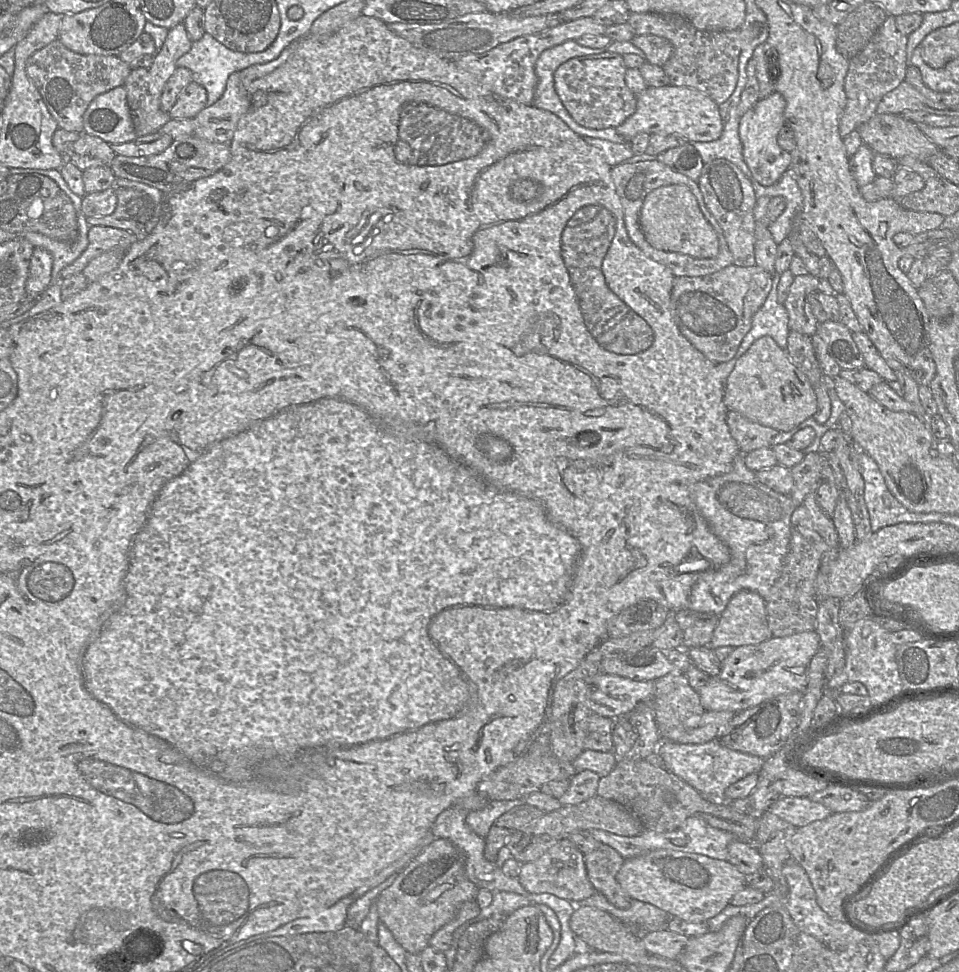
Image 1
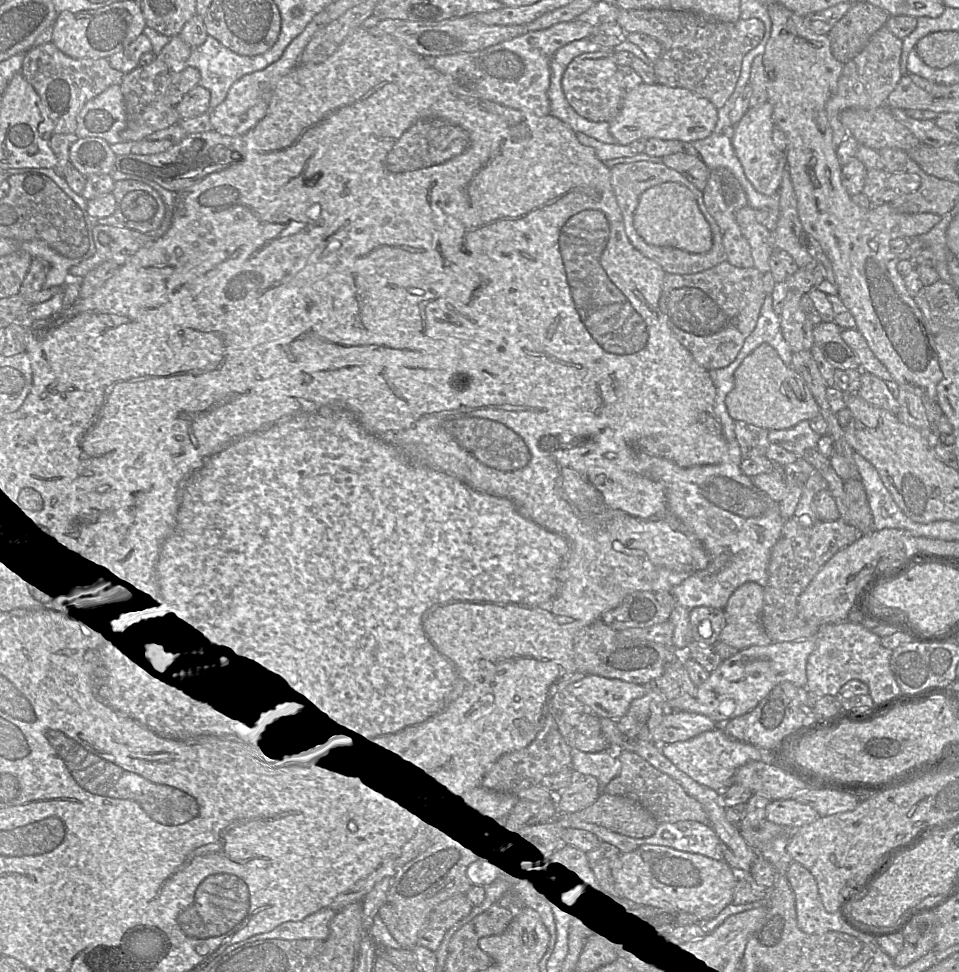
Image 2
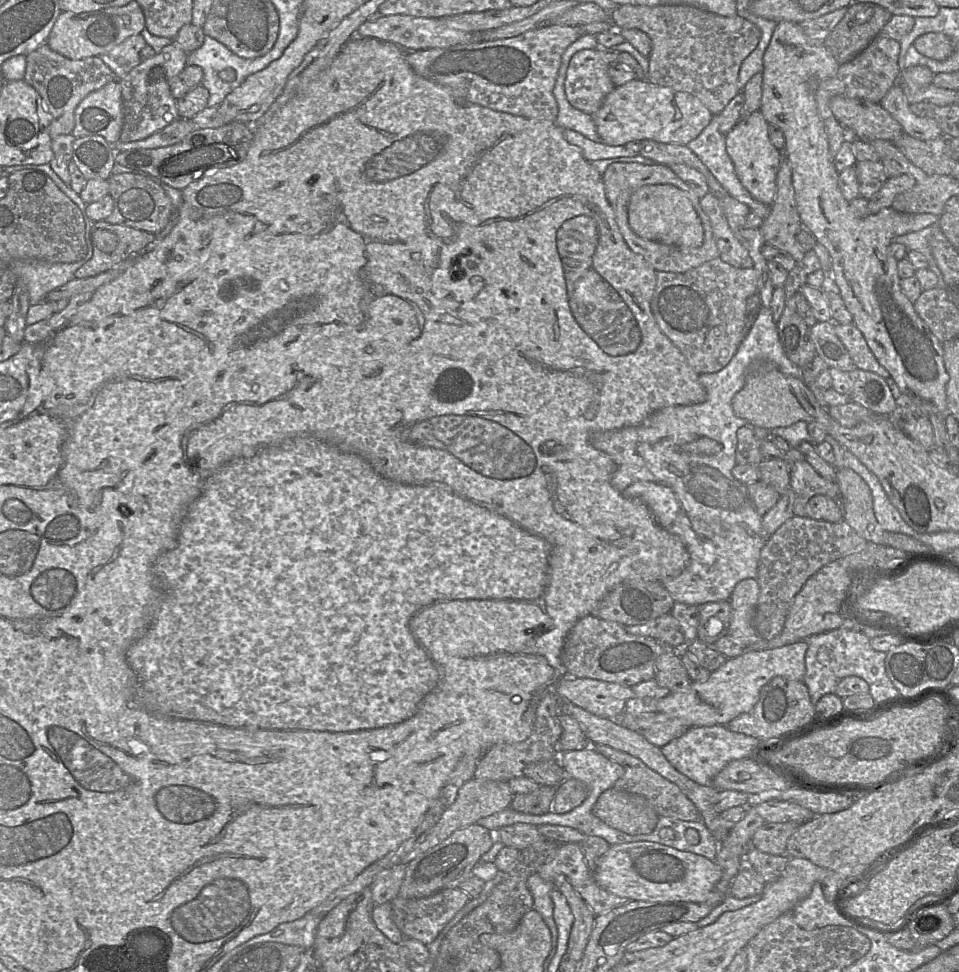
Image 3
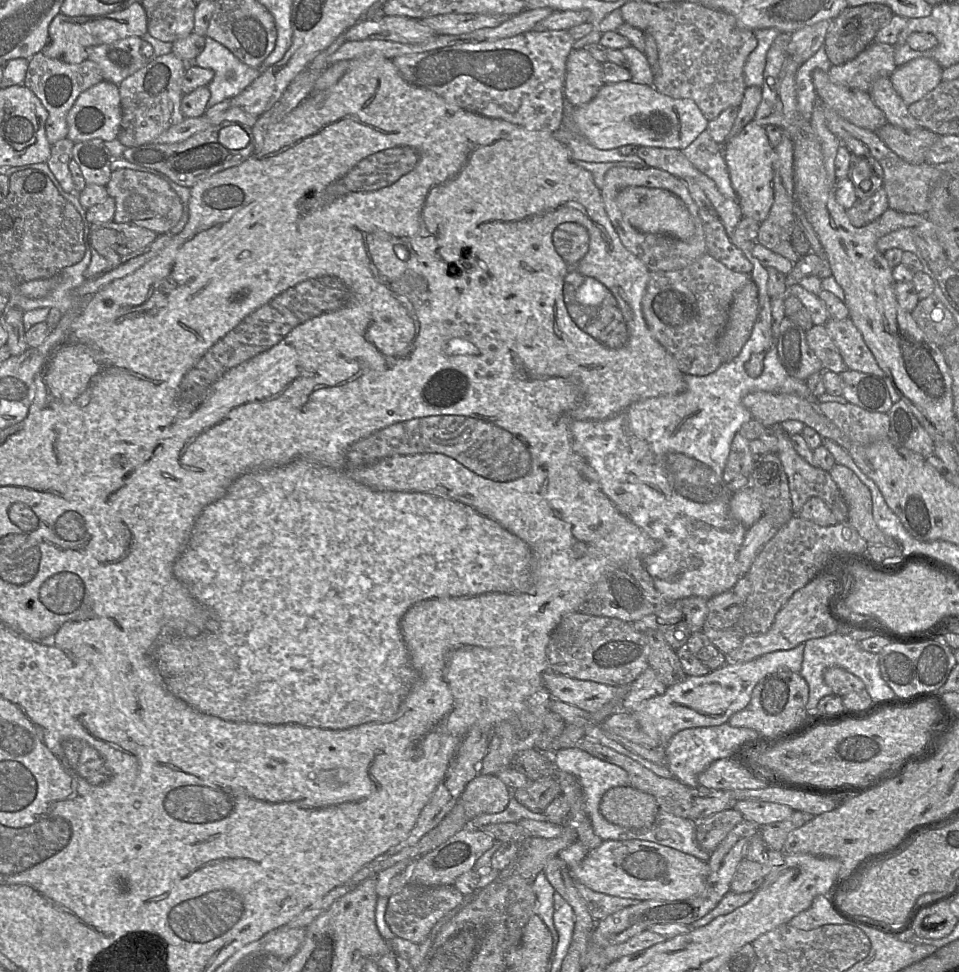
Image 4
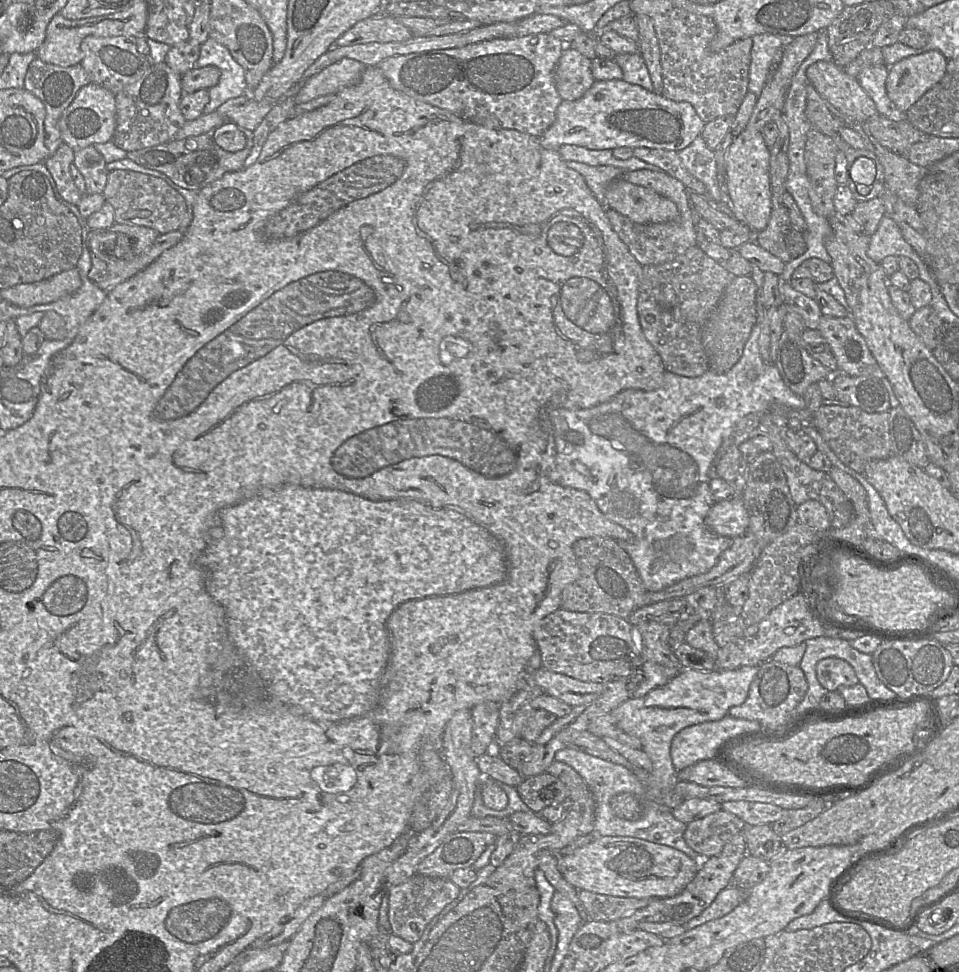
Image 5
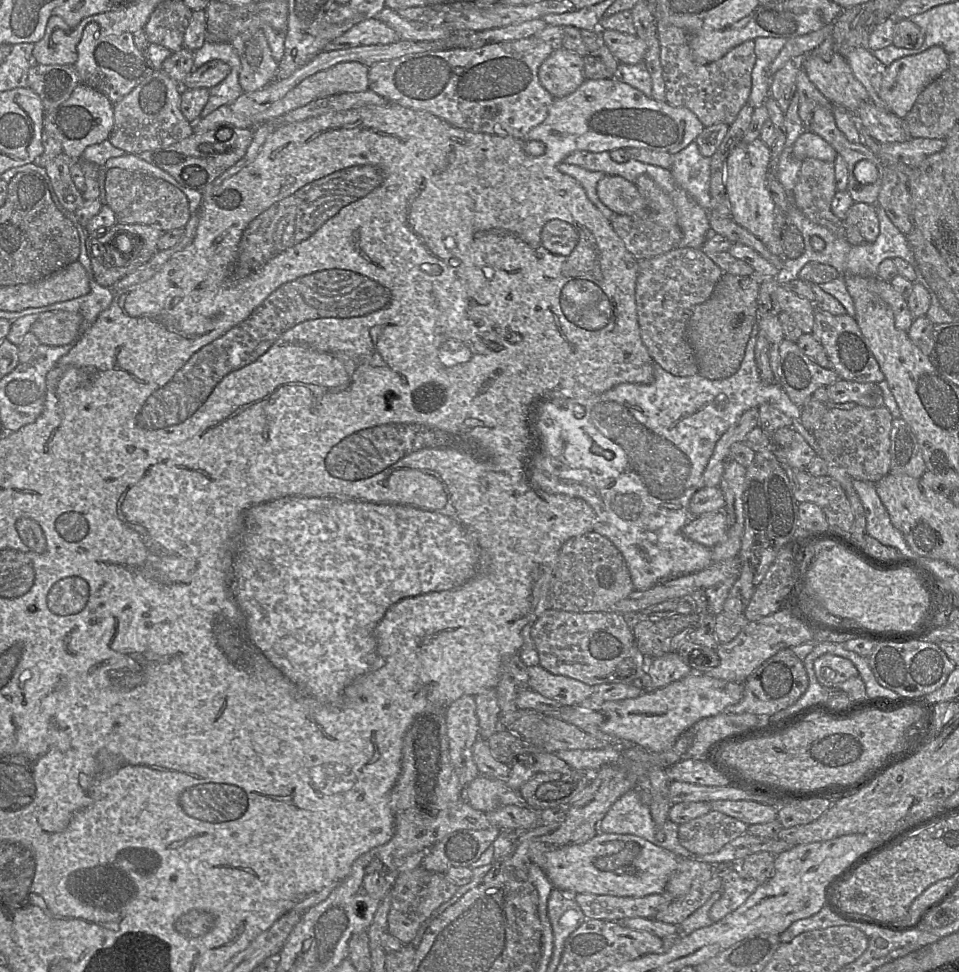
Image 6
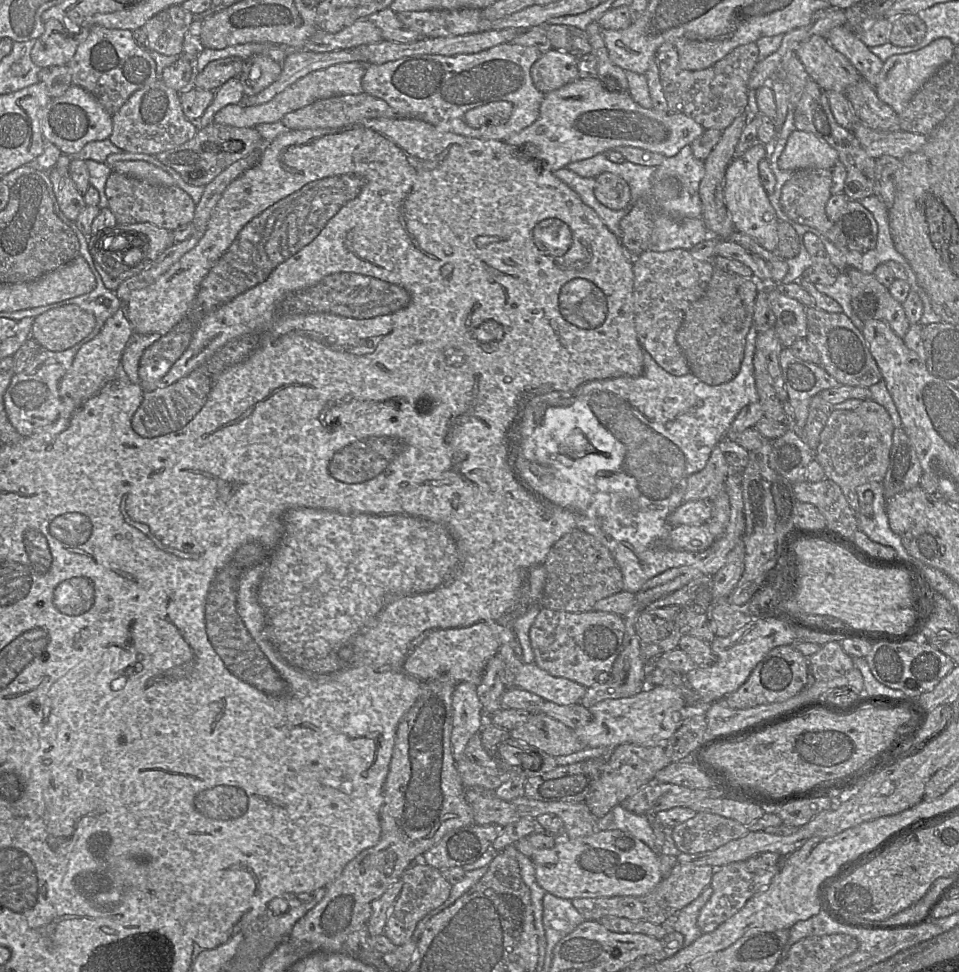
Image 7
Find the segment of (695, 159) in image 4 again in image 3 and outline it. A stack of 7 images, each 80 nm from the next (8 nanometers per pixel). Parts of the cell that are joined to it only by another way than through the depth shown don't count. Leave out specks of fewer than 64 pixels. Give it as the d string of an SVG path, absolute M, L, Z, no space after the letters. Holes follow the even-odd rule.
M718 116L701 134L686 146L701 160L730 196L747 205L751 211L765 219L770 206L755 200L737 177L734 164L726 151L726 135L721 133Z

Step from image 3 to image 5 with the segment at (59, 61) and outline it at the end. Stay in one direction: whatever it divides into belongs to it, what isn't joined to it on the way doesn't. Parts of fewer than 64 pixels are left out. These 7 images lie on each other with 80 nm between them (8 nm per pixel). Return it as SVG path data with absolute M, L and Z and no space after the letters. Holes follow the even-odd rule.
M36 57L29 65L24 80L24 88L38 97L45 106L44 143L49 151L49 155L53 155L64 143L59 129L59 119L62 113L71 104L78 91L89 83L91 83L91 78L80 63L62 67L45 63Z

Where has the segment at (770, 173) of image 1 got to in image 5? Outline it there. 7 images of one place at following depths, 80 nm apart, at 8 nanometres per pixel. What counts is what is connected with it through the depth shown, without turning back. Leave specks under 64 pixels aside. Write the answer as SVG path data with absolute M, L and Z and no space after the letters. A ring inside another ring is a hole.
M744 129L742 133L736 138L736 140L728 148L725 158L725 191L727 192L728 202L729 202L729 213L740 223L750 227L754 233L764 230L769 222L772 201L771 201L771 181L770 181L770 148L768 148L764 142L763 135L760 131Z

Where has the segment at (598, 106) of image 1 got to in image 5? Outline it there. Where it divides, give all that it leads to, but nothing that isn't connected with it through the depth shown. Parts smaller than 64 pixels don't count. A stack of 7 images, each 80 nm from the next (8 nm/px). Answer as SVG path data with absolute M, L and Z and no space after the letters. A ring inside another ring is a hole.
M565 46L555 69L555 85L564 101L580 99L595 83L591 59Z

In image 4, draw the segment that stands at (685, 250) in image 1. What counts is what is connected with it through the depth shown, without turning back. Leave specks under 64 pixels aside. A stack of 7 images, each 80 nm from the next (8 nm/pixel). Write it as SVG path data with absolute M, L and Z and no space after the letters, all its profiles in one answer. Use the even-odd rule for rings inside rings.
M627 187L621 190L616 203L625 220L643 233L667 234L682 241L689 240L695 225L685 203L672 192L648 187Z

